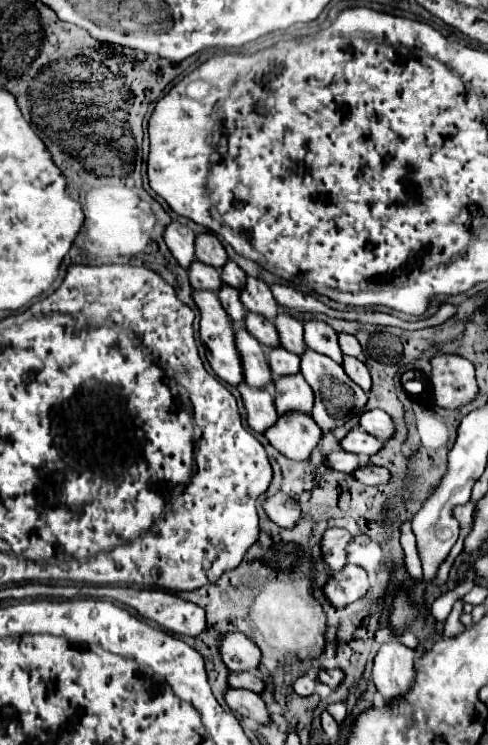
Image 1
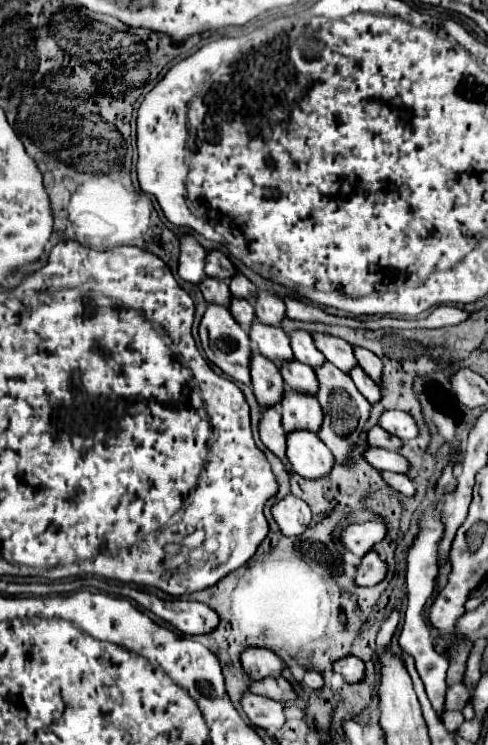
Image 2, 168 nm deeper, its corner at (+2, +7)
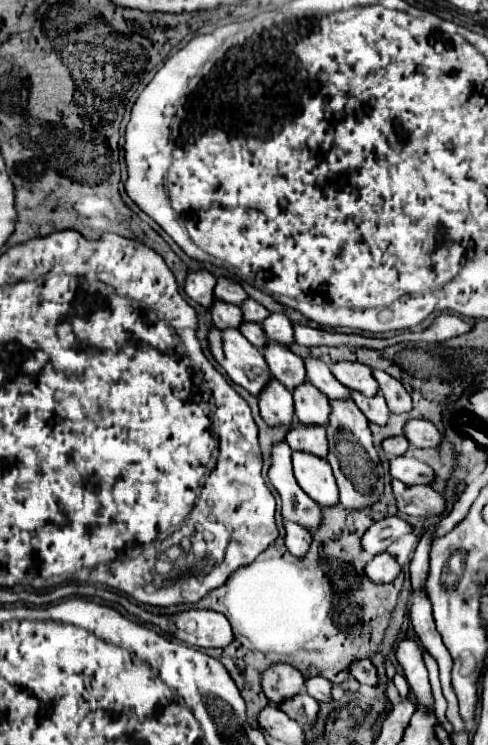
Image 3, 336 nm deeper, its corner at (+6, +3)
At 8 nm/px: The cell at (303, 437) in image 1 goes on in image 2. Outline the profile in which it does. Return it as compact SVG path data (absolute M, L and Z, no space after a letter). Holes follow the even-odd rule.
M293 430L287 434L287 458L291 468L309 480L327 476L335 462L321 438L307 430Z

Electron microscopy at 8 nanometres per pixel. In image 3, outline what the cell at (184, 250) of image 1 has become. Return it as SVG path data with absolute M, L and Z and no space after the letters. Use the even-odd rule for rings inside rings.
M199 270L199 272L189 272L187 274L187 284L185 284L185 292L191 300L195 300L197 304L201 304L203 308L211 310L213 306L213 288L217 284L217 278L213 274L209 274L207 270Z

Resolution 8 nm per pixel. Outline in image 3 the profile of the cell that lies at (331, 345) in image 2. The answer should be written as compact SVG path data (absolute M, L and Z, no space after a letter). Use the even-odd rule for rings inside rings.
M337 362L331 366L331 372L335 374L335 378L345 384L347 388L359 390L363 396L375 396L379 392L379 384L373 378L373 370L363 366L363 364L355 364L355 362Z

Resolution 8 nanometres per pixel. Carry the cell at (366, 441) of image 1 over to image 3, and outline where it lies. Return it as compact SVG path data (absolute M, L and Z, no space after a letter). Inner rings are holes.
M393 436L383 442L383 450L391 456L405 456L409 450L409 440L405 436Z

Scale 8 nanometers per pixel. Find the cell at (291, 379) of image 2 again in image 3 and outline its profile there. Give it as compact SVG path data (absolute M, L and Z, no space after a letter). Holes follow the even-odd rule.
M301 384L293 390L295 400L295 416L303 426L327 426L327 418L331 414L329 400L315 390L315 386Z

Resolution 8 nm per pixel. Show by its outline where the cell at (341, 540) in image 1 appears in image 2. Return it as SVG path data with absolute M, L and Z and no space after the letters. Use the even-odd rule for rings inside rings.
M363 522L363 524L349 524L339 532L339 542L343 548L355 556L365 556L375 542L381 542L387 532L383 522Z

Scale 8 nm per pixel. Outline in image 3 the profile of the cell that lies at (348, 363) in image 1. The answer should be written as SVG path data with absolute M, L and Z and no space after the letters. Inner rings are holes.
M353 392L353 402L359 406L359 410L367 416L369 422L377 424L377 426L387 426L389 422L389 408L385 404L385 398L379 394L379 396L373 396L373 398L367 398L359 392Z

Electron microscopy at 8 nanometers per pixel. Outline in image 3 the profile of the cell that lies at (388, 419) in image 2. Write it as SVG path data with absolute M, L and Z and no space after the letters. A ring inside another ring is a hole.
M409 420L405 424L405 436L417 448L437 448L443 442L443 434L429 420Z

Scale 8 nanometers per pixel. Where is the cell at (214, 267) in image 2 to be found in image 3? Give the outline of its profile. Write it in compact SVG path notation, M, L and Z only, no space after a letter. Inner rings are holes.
M219 278L219 280L217 280L217 286L215 286L215 298L221 300L221 302L227 302L227 304L241 306L249 296L247 296L247 292L241 288L239 282L229 280L229 278Z

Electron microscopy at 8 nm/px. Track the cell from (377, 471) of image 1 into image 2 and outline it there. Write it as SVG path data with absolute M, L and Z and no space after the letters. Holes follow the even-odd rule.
M381 472L381 476L383 476L383 480L385 480L391 488L395 488L397 492L401 492L401 494L405 494L405 496L413 496L413 494L415 494L415 484L409 480L407 474Z

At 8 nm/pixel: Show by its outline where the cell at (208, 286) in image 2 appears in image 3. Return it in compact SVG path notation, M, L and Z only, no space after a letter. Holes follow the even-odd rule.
M215 300L215 306L211 308L211 316L213 316L213 324L219 330L227 330L227 328L239 328L243 322L243 312L239 306L227 306L225 302Z

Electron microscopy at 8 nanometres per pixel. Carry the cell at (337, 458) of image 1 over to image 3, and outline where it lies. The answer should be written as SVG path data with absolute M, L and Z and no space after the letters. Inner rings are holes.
M409 456L391 458L391 476L405 484L431 484L435 480L433 468Z

